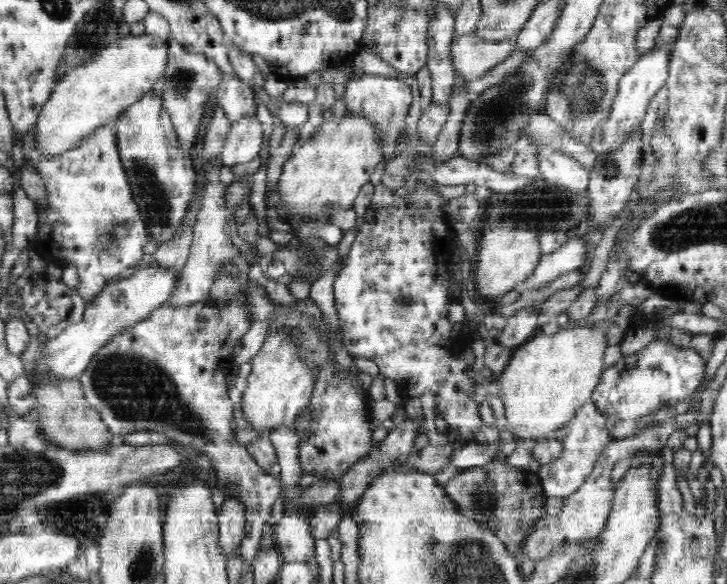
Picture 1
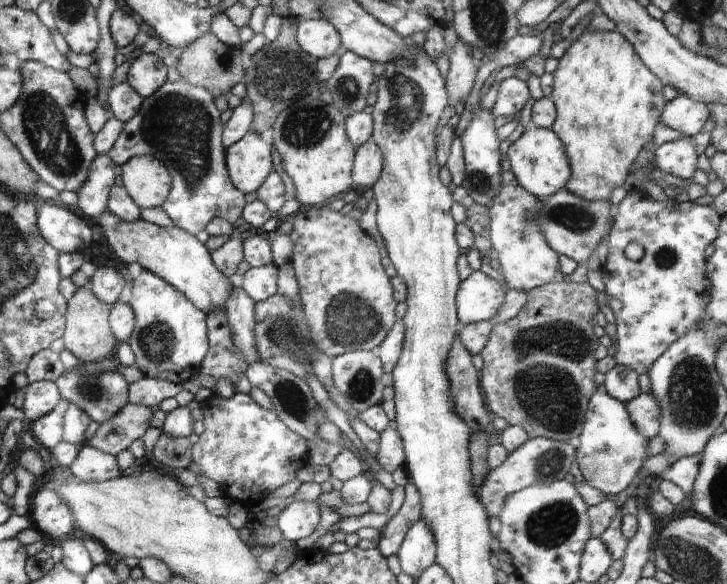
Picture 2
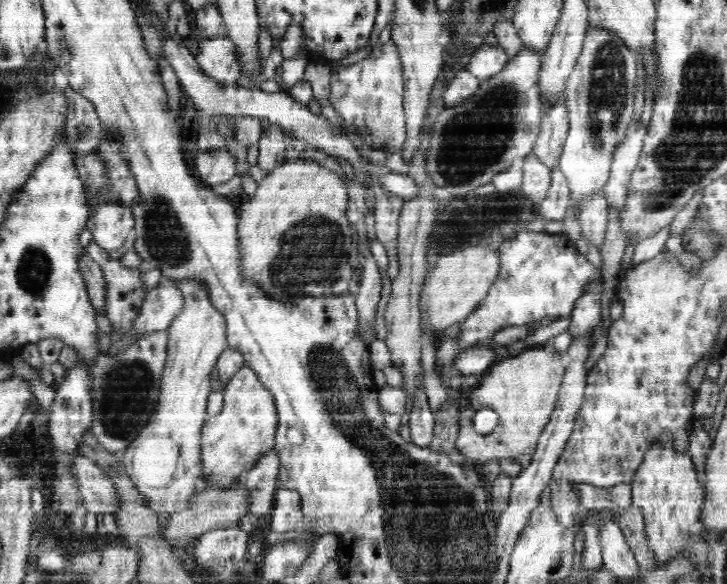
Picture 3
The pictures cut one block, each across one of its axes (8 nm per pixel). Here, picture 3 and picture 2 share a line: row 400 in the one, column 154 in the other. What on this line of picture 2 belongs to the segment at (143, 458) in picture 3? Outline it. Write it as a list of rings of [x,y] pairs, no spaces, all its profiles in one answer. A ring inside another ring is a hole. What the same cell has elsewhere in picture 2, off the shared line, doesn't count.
[[[140,155],[127,160],[122,165],[122,180],[141,209],[162,207],[170,197],[171,173],[156,157]]]

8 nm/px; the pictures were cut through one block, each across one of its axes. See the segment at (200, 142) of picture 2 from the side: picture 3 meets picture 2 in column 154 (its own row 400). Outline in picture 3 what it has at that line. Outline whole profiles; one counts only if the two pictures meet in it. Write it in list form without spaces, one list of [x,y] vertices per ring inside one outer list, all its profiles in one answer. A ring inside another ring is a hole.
[[[166,331],[148,332],[132,342],[128,348],[118,352],[116,356],[101,359],[94,370],[94,420],[92,434],[99,443],[110,452],[126,450],[131,442],[149,424],[159,394],[159,382],[166,362],[166,344],[169,334]]]

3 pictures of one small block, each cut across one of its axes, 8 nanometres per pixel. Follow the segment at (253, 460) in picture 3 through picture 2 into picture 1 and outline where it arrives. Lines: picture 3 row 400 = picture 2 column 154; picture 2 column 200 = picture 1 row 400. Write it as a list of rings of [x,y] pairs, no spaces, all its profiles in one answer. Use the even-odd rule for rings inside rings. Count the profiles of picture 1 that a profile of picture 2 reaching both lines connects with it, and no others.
[[[283,332],[268,337],[259,354],[251,361],[251,372],[247,377],[247,387],[240,404],[242,417],[246,425],[257,433],[266,436],[279,426],[293,426],[302,410],[306,409],[313,387],[316,371],[312,365],[306,365],[297,355],[297,346]]]

